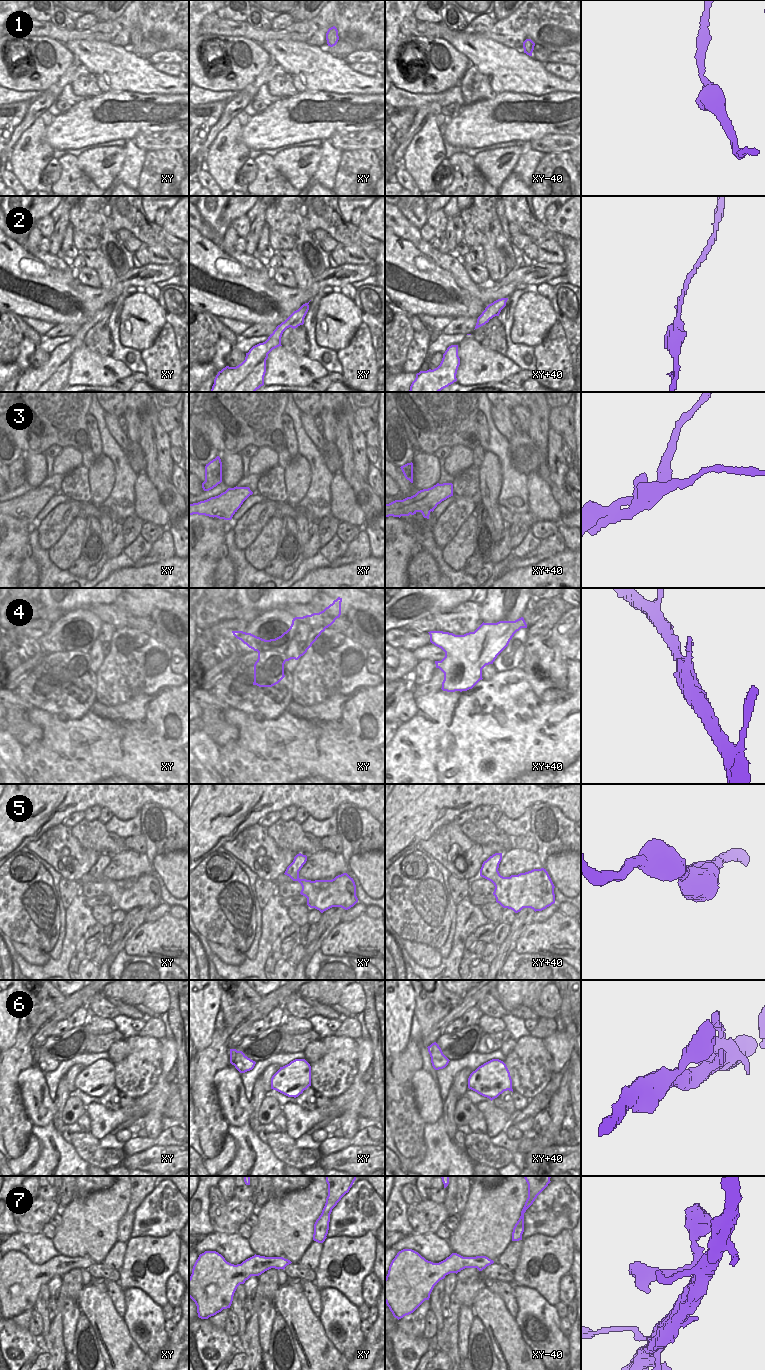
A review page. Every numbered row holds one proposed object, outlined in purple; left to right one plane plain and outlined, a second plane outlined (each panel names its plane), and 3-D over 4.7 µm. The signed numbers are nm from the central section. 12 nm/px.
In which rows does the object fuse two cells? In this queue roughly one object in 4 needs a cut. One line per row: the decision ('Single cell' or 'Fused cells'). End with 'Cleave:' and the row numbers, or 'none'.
1: Single cell
2: Single cell
3: Fused cells
4: Single cell
5: Single cell
6: Single cell
7: Single cell
Cleave: 3

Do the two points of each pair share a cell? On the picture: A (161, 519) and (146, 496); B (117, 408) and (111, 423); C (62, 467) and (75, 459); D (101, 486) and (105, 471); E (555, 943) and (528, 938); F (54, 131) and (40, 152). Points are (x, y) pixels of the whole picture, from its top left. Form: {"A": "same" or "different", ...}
{"A": "same", "B": "different", "C": "same", "D": "same", "E": "same", "F": "different"}

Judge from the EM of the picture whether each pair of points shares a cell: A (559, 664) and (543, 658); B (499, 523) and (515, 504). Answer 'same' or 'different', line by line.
A: different
B: different

